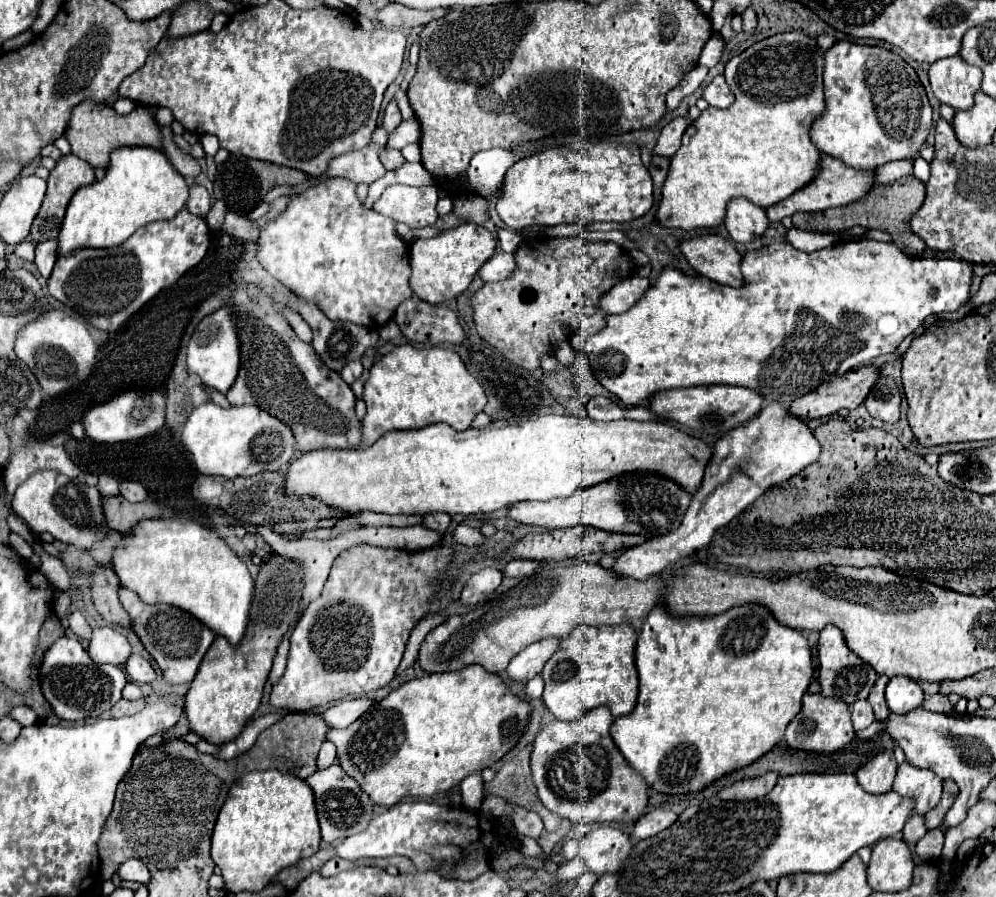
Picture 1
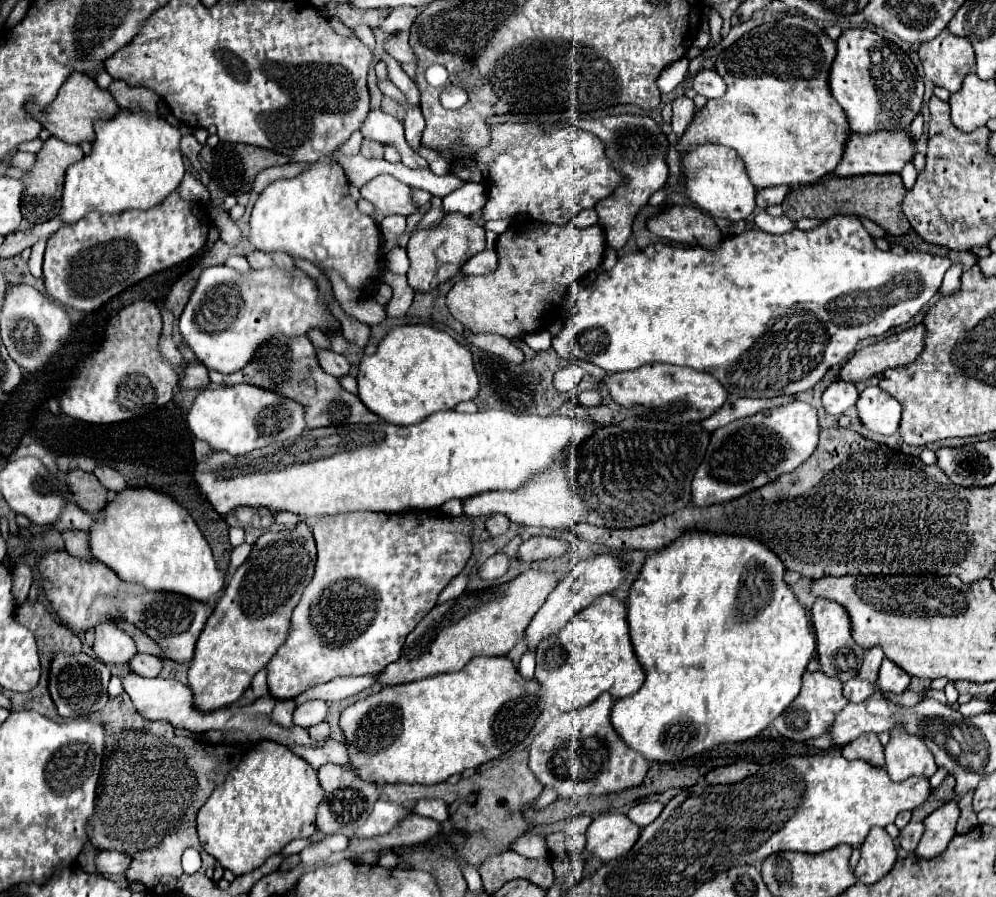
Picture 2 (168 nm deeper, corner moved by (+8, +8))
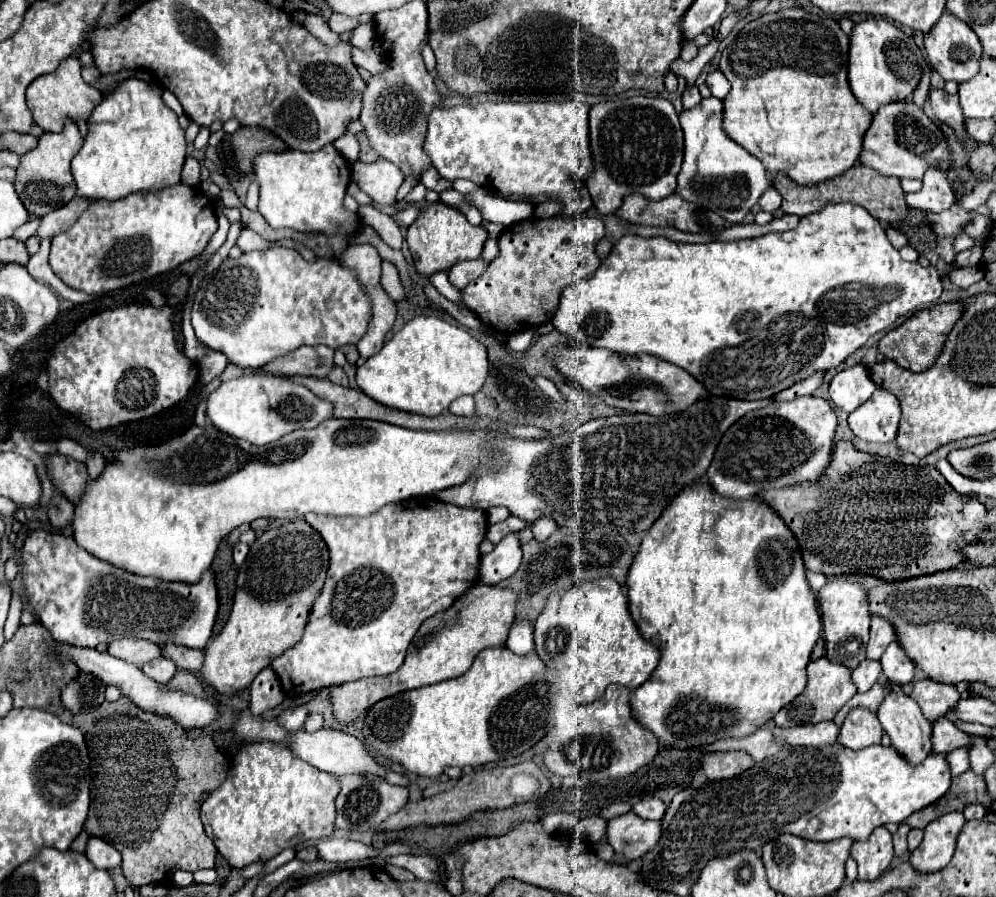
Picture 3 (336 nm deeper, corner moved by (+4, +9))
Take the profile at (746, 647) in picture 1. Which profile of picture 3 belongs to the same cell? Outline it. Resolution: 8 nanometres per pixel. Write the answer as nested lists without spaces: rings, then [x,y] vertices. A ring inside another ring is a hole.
[[[698,480],[698,484],[690,484],[690,488],[684,488],[678,492],[678,496],[672,500],[670,508],[662,512],[662,516],[652,524],[652,528],[642,538],[640,550],[634,556],[634,564],[628,572],[628,600],[630,600],[630,612],[642,634],[652,640],[662,652],[660,662],[652,676],[634,690],[632,694],[632,710],[634,716],[640,720],[640,724],[648,730],[652,730],[658,740],[666,746],[674,748],[690,748],[696,744],[710,744],[716,740],[718,730],[730,730],[730,736],[748,736],[760,726],[764,726],[768,720],[776,716],[780,708],[790,704],[806,686],[806,666],[810,662],[810,652],[820,638],[822,624],[820,624],[820,612],[816,594],[812,592],[808,580],[806,580],[806,566],[800,556],[798,540],[794,540],[794,532],[782,524],[780,516],[772,512],[770,504],[764,500],[748,498],[748,500],[736,500],[728,496],[720,496],[714,492],[714,488],[706,480]]]

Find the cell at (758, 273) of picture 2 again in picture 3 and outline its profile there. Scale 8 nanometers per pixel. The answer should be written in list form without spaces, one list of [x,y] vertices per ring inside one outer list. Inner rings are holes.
[[[840,202],[840,204],[826,204],[826,208],[812,212],[810,216],[800,218],[798,226],[788,232],[776,232],[766,234],[760,238],[748,238],[748,240],[732,240],[732,242],[710,242],[710,244],[684,244],[684,242],[672,242],[664,236],[622,236],[602,260],[600,268],[588,276],[582,278],[570,286],[564,288],[560,296],[560,306],[552,318],[554,328],[558,328],[562,334],[570,338],[574,344],[582,346],[604,346],[616,354],[652,354],[666,362],[672,362],[680,366],[682,370],[690,372],[706,390],[710,396],[726,396],[726,398],[740,398],[740,400],[758,400],[776,396],[778,392],[790,388],[794,382],[800,382],[808,376],[812,376],[816,370],[830,370],[836,368],[840,362],[844,362],[856,348],[864,346],[870,336],[874,336],[880,330],[890,328],[894,322],[900,322],[902,318],[910,316],[912,312],[932,306],[938,302],[942,294],[942,282],[938,276],[938,270],[934,266],[920,266],[918,262],[906,262],[900,258],[900,252],[890,244],[884,226],[880,220],[872,218],[862,206]]]

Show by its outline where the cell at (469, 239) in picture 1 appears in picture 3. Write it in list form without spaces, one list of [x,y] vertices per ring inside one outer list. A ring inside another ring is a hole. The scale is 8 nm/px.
[[[442,202],[420,208],[418,218],[406,232],[406,242],[408,242],[410,254],[414,258],[416,270],[422,276],[430,276],[434,272],[448,270],[450,266],[462,262],[462,260],[476,260],[482,254],[486,238],[488,238],[488,232],[484,226],[472,226],[460,210],[446,206]]]

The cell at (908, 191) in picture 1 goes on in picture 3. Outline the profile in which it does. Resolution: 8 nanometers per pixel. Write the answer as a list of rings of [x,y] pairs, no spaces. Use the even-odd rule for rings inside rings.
[[[856,164],[854,168],[846,170],[840,176],[834,176],[830,180],[824,180],[822,184],[812,184],[812,186],[802,186],[796,184],[794,180],[790,180],[786,174],[778,172],[772,180],[772,186],[778,188],[778,192],[782,194],[782,210],[786,214],[796,214],[796,216],[806,216],[812,214],[816,210],[820,210],[826,204],[836,204],[836,202],[854,202],[862,208],[866,208],[870,214],[874,214],[878,220],[882,222],[894,222],[894,220],[902,220],[906,216],[906,202],[904,202],[904,192],[900,188],[900,180],[898,178],[888,178],[882,176],[880,172]],[[894,212],[900,214],[900,218],[892,218]]]

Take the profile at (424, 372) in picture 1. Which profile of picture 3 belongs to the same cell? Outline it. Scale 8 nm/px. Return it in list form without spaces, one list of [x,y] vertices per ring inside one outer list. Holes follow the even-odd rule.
[[[416,316],[410,322],[406,322],[406,326],[398,330],[374,358],[368,358],[362,366],[358,366],[356,382],[364,394],[368,394],[380,404],[404,412],[438,416],[438,414],[446,414],[450,402],[456,400],[458,396],[476,394],[482,388],[486,376],[488,376],[486,348],[468,330],[454,326],[436,316]]]

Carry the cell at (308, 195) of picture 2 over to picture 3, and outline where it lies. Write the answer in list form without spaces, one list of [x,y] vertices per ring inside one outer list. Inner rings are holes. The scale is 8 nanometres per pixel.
[[[332,146],[320,148],[318,152],[298,152],[298,150],[282,150],[282,152],[262,152],[254,158],[254,178],[260,186],[260,204],[258,212],[266,218],[272,228],[292,228],[298,232],[324,232],[326,236],[338,234],[338,226],[342,226],[342,234],[350,236],[358,228],[358,214],[344,210],[342,202],[346,196],[346,186],[350,182],[350,162]]]

